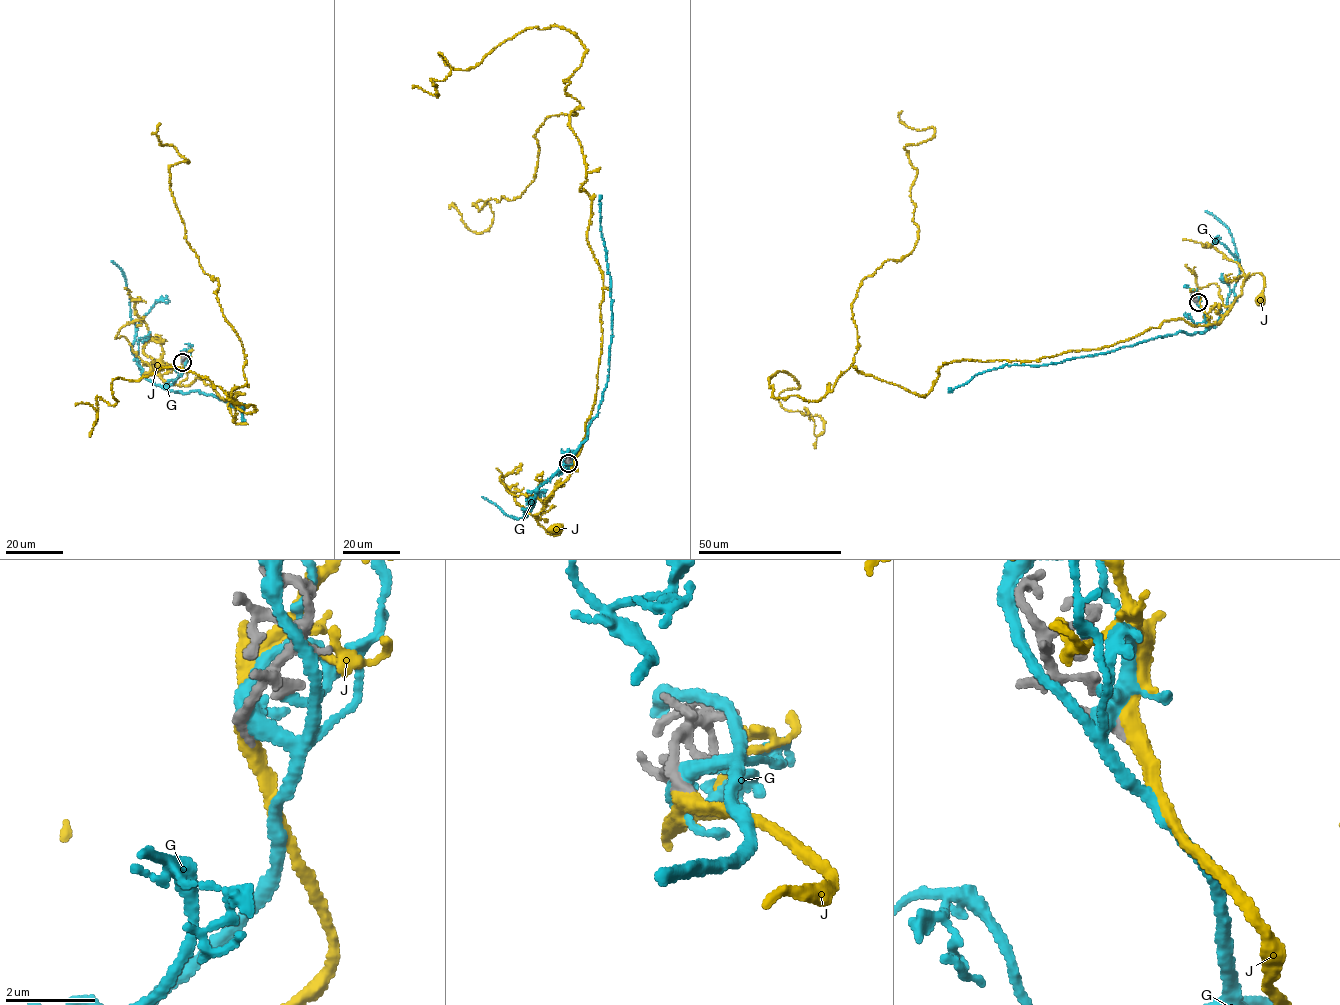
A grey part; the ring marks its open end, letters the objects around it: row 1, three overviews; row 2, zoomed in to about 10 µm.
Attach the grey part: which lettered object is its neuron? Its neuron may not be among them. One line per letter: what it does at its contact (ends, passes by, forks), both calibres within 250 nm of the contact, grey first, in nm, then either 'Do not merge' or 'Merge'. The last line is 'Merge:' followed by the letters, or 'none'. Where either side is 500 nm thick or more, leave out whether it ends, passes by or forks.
G: It forks there. Thickness 280 nm (grey) against 320 nm. Do not merge
J: It passes by. Thickness 240 nm (grey) against 360 nm. Merge
Merge: J

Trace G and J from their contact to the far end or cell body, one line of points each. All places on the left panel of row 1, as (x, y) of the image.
G: (182, 362), (184, 371), (167, 389), (182, 392), (198, 391), (242, 410), (245, 405), (242, 423)
J: (182, 362), (187, 377), (170, 385), (144, 352), (148, 337), (159, 342), (163, 352), (158, 365)

